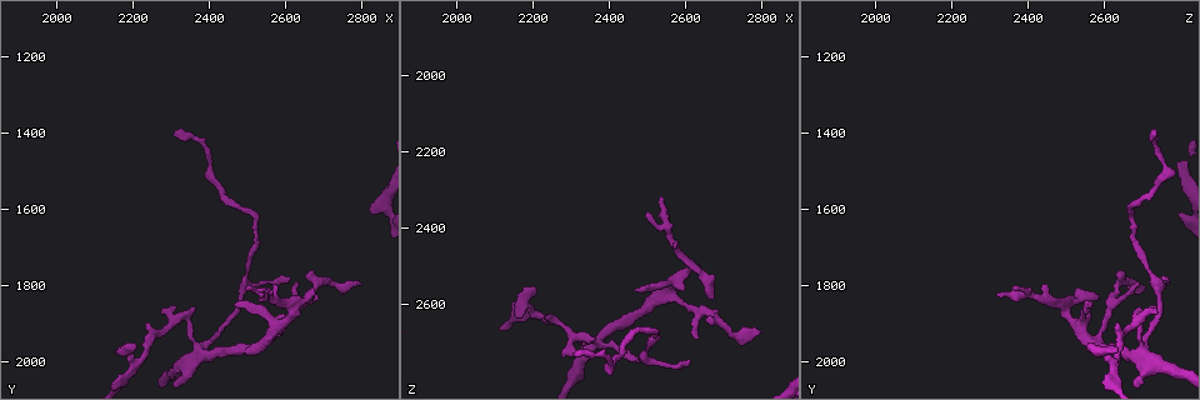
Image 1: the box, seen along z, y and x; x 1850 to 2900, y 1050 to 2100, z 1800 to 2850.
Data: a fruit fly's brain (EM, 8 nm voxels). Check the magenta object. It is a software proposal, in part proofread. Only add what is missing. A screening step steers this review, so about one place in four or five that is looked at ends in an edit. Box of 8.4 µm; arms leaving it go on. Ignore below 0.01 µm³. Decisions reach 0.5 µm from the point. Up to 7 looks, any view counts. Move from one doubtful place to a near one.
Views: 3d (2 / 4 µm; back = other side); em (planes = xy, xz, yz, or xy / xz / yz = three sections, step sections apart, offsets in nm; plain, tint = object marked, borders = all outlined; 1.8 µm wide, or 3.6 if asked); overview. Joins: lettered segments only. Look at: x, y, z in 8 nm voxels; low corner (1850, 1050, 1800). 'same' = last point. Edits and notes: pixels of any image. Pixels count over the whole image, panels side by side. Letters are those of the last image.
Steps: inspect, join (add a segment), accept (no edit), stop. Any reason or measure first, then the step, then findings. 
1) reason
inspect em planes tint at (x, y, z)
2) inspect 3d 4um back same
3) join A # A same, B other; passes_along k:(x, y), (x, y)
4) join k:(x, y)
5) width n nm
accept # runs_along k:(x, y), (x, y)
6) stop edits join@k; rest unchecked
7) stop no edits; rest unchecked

thin end
inspect 3d 2um at (2535, 1815, 2320)

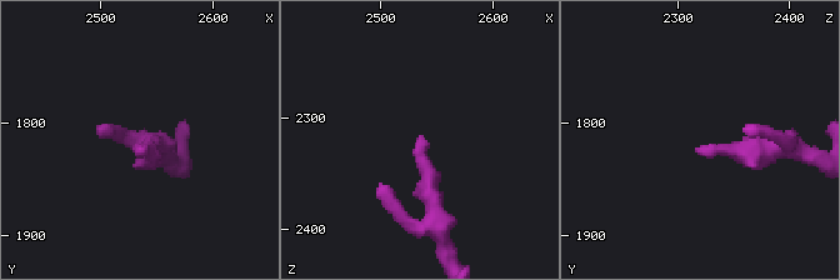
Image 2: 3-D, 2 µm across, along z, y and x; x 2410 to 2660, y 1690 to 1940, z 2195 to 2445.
inspect em xz step 8 tint at (2536, 1822, 2316)

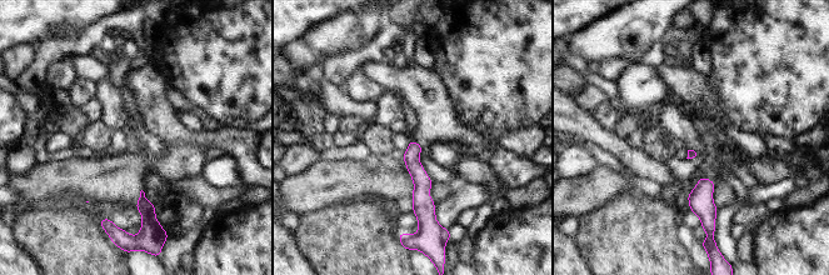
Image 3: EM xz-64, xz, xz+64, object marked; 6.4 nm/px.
inspect em planes borders same

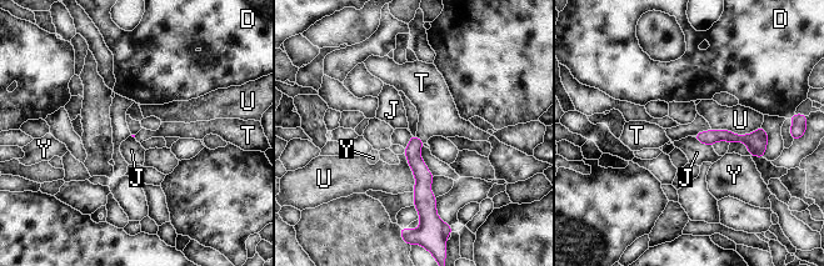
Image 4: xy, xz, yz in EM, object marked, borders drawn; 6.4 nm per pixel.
join T # D other, J other, T same, U other, Y other; passes_along 4:(423, 177), (419, 139), (438, 115); it goes on there

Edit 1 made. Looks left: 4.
tapers out
inspect 3d 2um back at (2305, 1400, 2730)

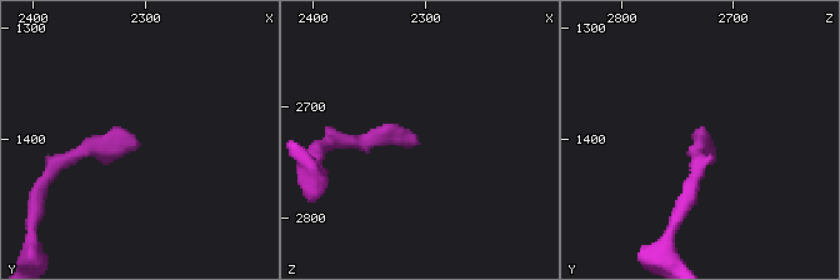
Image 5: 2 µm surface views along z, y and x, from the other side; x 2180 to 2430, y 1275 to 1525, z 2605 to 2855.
inspect em planes borders at (2308, 1396, 2724)

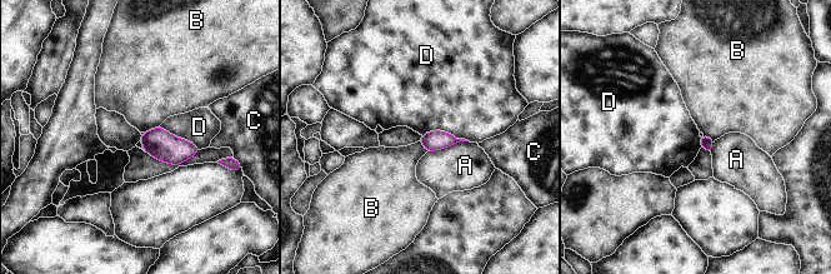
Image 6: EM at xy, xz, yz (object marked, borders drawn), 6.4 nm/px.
longest_contact D 300 nm
accept # A other, B other, C other, D other; border 6:(421, 134), (444, 130), (467, 140); no lettered segment goes on from it

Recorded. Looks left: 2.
tapers out
inspect 3d 4um at (2805, 1795, 2675)

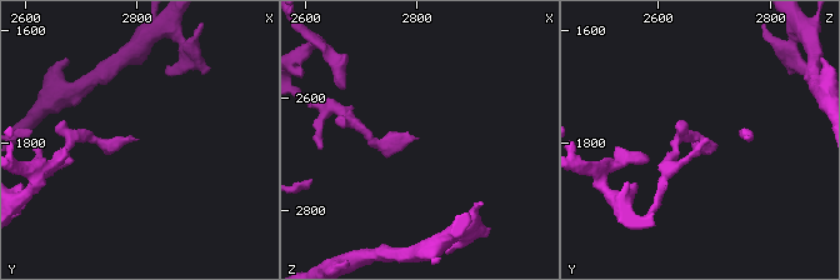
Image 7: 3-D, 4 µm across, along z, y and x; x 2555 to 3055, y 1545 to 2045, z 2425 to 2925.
inspect em planes borders at (2805, 1790, 2670)

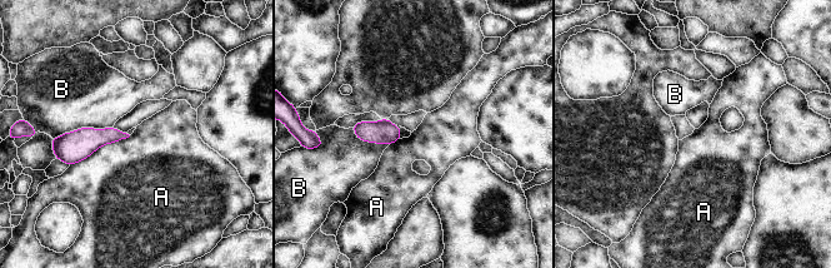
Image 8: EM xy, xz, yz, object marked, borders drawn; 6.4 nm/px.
longest_contact A 440 nm
accept # A other, B other; border 8:(130, 135), (103, 144), (70, 165); none of them fits

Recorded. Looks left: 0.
stop edits join@4; rest unchecked

